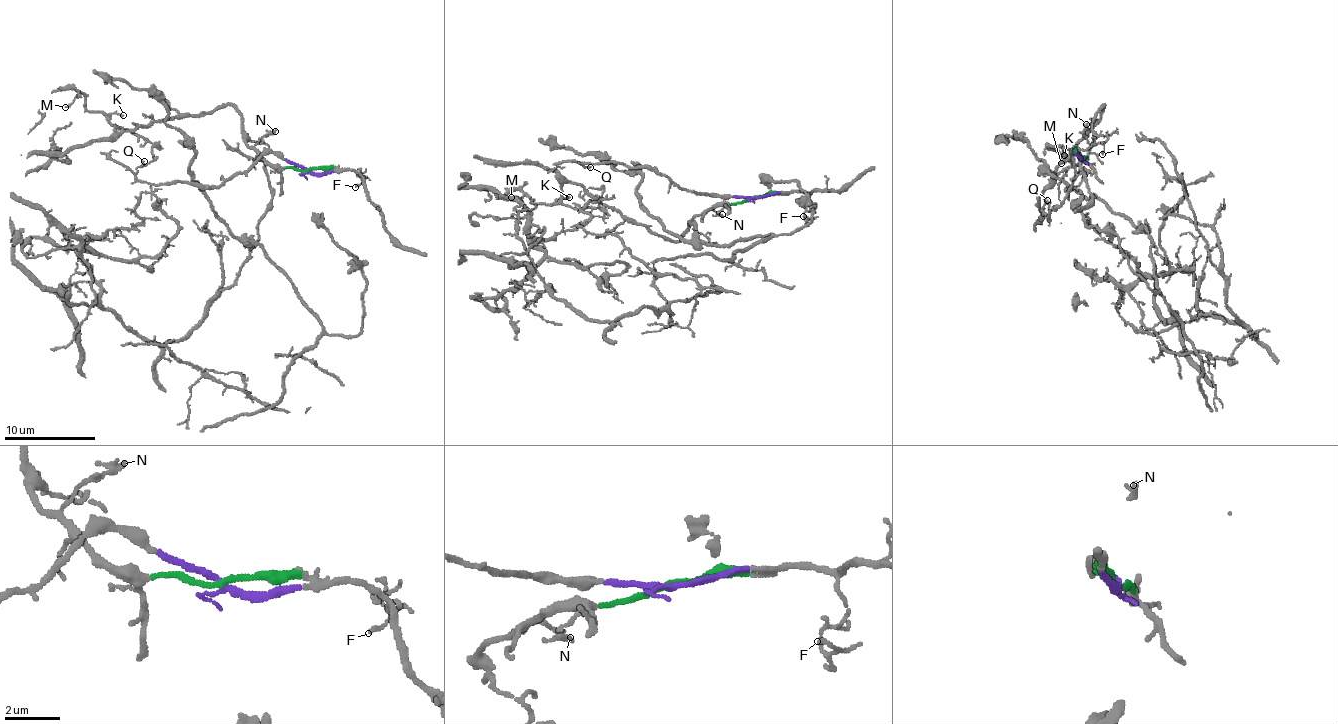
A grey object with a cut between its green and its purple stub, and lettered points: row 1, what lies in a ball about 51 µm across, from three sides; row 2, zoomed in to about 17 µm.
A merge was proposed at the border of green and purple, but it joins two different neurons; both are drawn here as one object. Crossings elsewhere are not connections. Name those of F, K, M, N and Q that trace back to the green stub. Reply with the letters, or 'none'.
K, M, N

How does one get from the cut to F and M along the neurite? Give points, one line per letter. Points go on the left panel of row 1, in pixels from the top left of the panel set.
F: (307, 170), (355, 171), (364, 179), (357, 174), (361, 181), (355, 187)
M: (307, 170), (273, 167), (246, 143), (230, 104), (119, 133), (87, 110), (83, 95), (64, 106)

